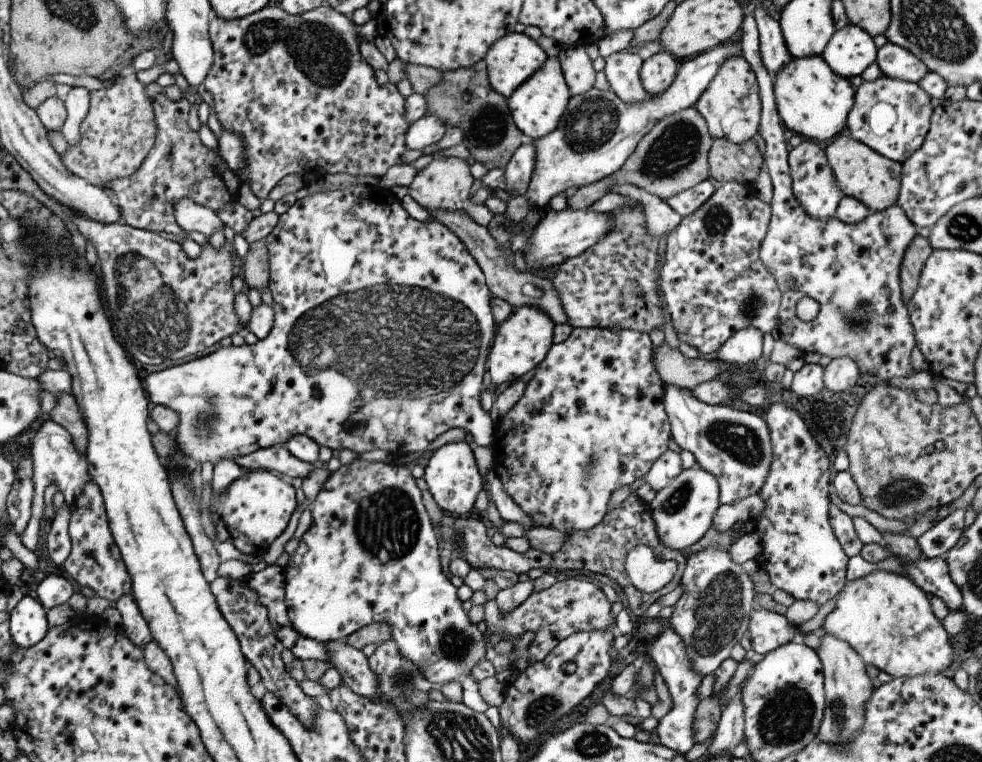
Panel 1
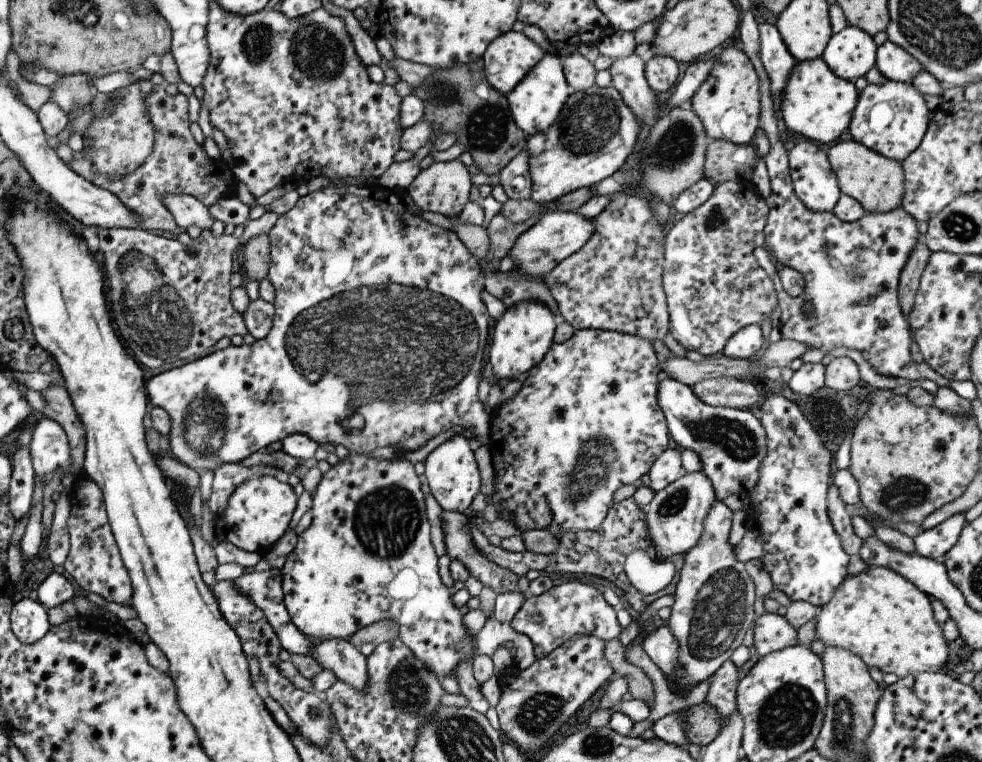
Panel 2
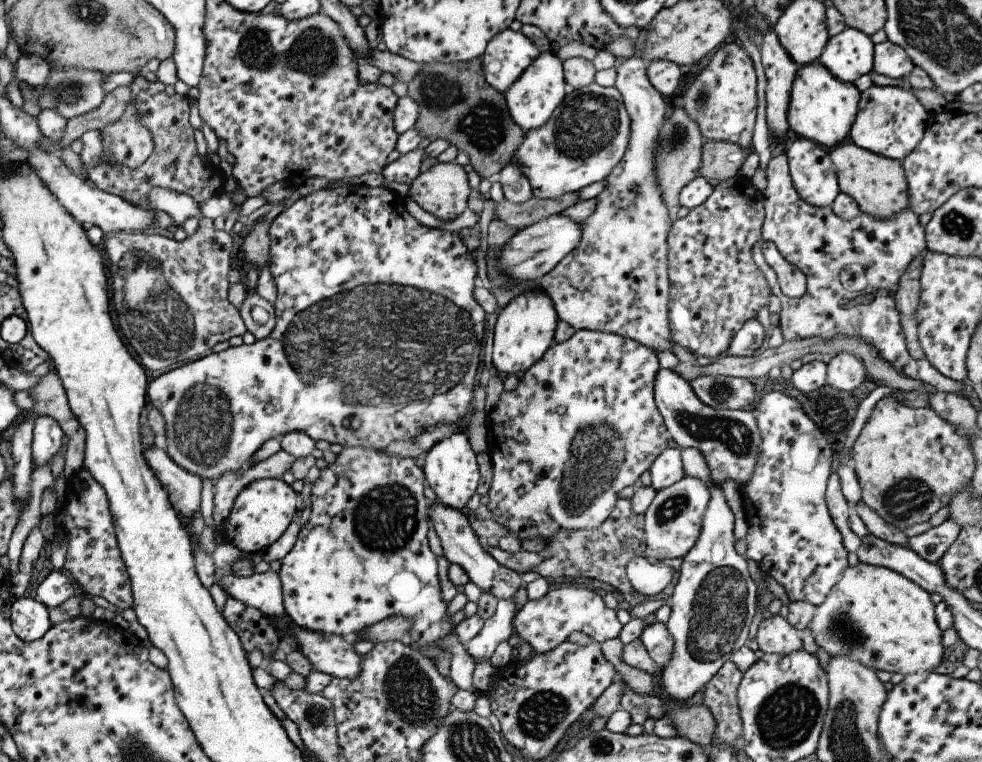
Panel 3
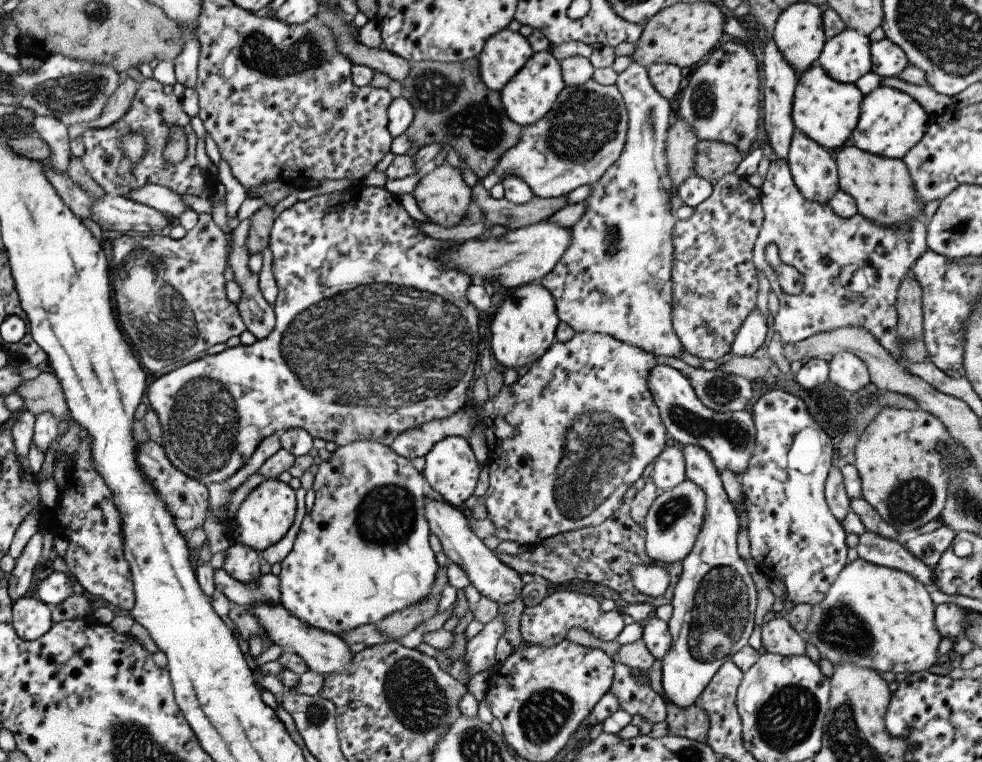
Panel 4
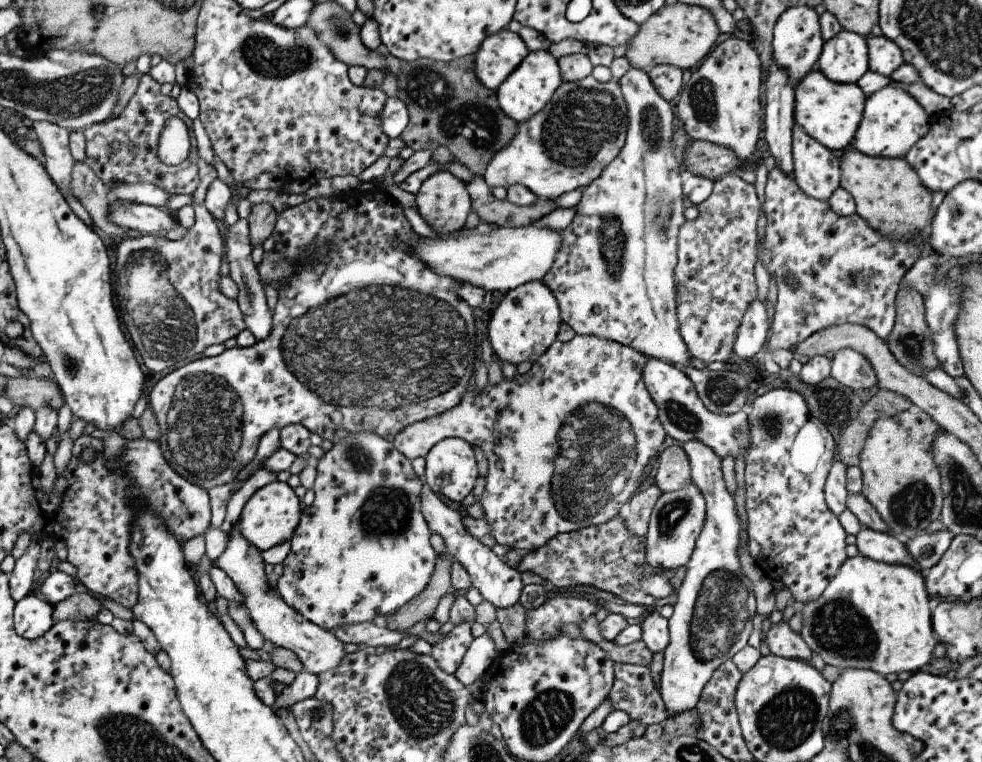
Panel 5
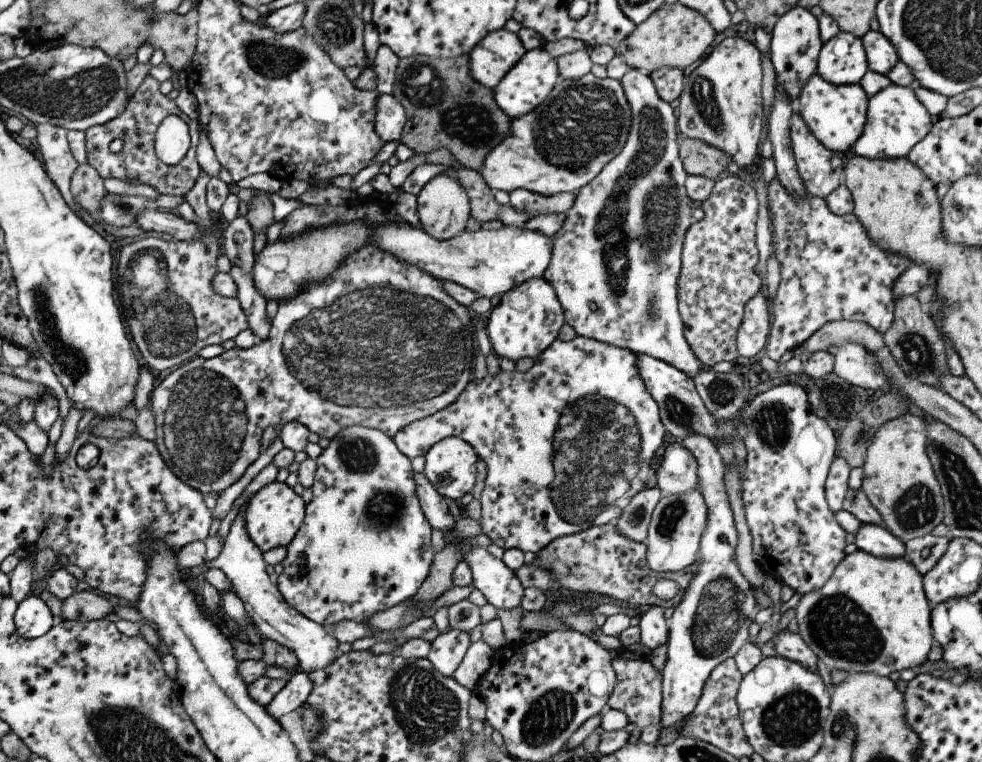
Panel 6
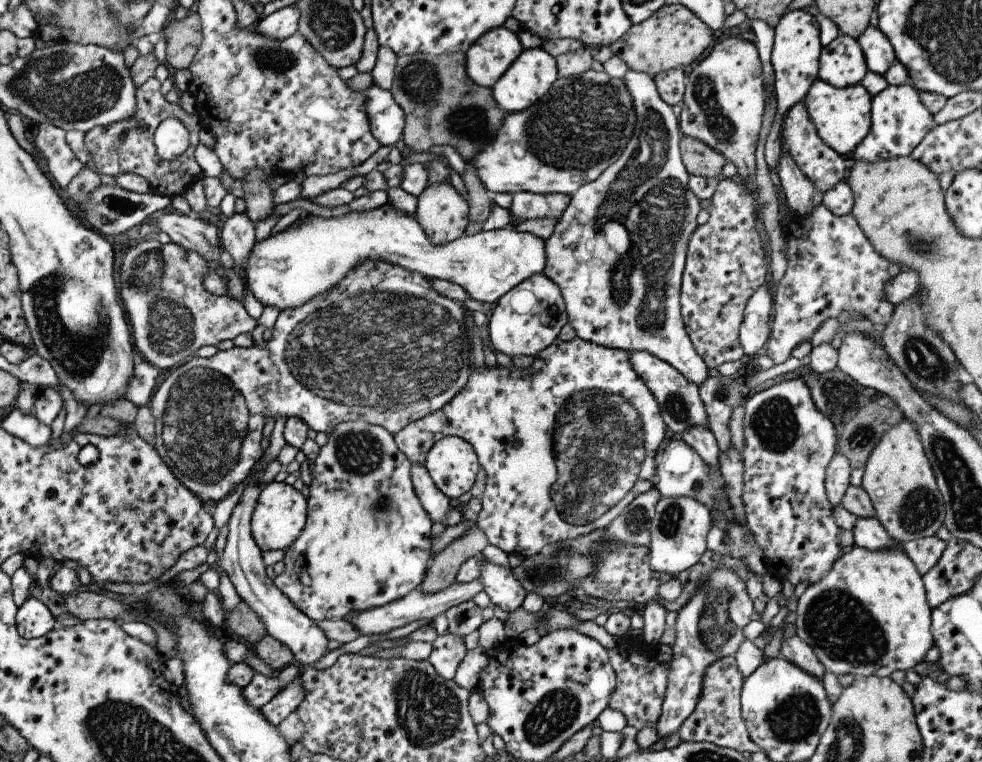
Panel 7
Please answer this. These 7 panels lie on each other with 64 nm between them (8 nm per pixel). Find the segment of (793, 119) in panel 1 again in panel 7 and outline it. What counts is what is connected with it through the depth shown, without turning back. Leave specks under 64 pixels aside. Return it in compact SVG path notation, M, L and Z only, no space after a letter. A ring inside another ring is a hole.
M816 78L802 101L816 125L818 136L838 154L851 157L854 149L870 132L872 97L860 83L839 89Z

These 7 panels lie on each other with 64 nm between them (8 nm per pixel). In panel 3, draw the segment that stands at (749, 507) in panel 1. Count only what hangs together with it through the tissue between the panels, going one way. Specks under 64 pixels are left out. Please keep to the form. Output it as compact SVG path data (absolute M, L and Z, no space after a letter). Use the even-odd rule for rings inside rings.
M683 447L681 459L685 474L704 481L711 496L703 514L700 536L683 556L680 577L670 597L671 615L666 623L675 645L672 660L661 668L662 687L670 698L686 702L710 682L736 650L747 644L759 590L750 576L747 560L734 549L735 514L726 502L722 487L711 477L706 457L700 449Z

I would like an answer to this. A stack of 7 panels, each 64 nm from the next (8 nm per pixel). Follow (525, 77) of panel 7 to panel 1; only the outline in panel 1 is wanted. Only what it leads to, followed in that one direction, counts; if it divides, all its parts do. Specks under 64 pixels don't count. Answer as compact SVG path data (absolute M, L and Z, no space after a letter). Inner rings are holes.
M548 57L546 64L542 64L538 72L534 72L529 80L522 82L520 88L516 88L514 94L507 100L515 126L533 141L544 138L546 134L558 128L558 124L567 112L571 97L558 58Z

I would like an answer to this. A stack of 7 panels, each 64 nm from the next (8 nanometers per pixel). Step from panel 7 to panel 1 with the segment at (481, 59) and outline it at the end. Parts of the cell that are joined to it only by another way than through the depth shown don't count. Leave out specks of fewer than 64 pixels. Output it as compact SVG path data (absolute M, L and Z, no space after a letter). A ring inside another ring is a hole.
M512 32L500 38L498 42L494 42L485 56L490 86L492 86L495 92L502 94L504 98L510 98L514 94L514 90L520 88L522 82L529 80L534 72L538 72L538 68L542 64L546 64L548 57L536 40L532 40L524 33Z

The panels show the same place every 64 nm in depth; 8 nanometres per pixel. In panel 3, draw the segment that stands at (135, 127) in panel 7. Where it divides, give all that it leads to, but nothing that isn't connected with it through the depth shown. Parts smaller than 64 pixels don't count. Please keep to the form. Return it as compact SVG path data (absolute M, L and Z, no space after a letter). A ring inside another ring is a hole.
M151 77L151 83L146 90L136 89L134 100L138 108L140 122L152 132L154 140L154 150L148 160L140 168L126 168L126 166L116 166L116 164L106 164L102 162L102 134L99 130L86 131L80 136L83 142L83 150L80 158L83 168L88 173L89 180L94 182L96 187L108 193L118 195L126 202L132 202L134 206L142 206L146 210L152 210L156 216L156 222L152 228L167 228L175 230L174 220L166 212L150 208L148 204L148 194L152 188L168 188L172 192L184 193L192 196L196 202L202 204L210 200L212 196L224 193L224 175L219 166L211 161L202 160L198 154L195 141L195 128L189 121L189 107L187 96L180 96L175 93L173 96L166 94L165 85Z

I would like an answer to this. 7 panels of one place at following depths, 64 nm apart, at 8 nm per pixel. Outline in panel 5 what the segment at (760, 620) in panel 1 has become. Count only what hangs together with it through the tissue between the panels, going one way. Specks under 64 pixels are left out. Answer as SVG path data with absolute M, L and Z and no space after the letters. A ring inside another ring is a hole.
M784 620L770 626L764 642L772 655L804 662L810 662L812 658L812 650L804 643L800 633L794 632Z

